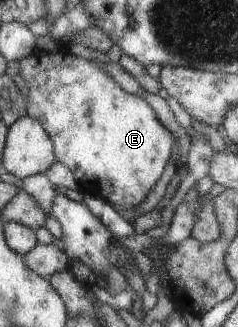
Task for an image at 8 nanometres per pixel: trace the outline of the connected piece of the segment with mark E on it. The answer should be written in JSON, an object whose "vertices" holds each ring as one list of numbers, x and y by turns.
{"vertices":[[39,50,30,54,30,57,20,59,18,63,20,63,20,76,26,81,29,88,28,96,26,97,27,115,39,121,52,138,54,142,54,161,66,165,80,185,84,183,88,183,88,185,92,185,93,183,96,185,99,197,105,201,116,203,116,205,126,207,126,209,128,209,128,207,136,207,137,204,142,203,144,199,148,197,148,193,150,193,152,188,158,183,160,177,162,177,162,173,164,173,164,169,166,169,166,163,168,163,168,160,172,157,172,149,174,149,174,134,172,135,172,132,160,122,146,99,139,95,126,93,102,67,98,67,96,63,78,57,73,53,66,55,66,53,61,54,57,51,57,53,53,54]]}

